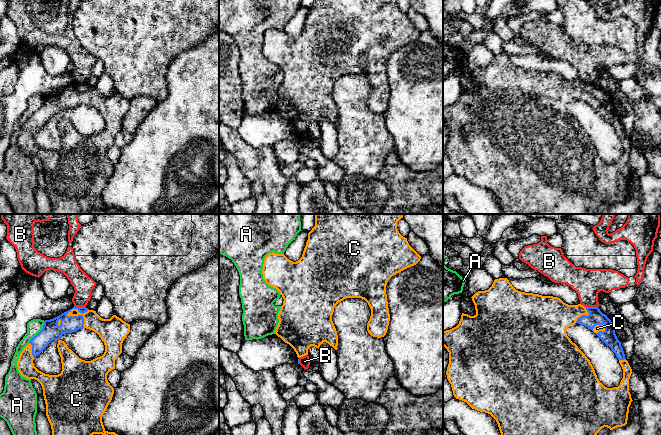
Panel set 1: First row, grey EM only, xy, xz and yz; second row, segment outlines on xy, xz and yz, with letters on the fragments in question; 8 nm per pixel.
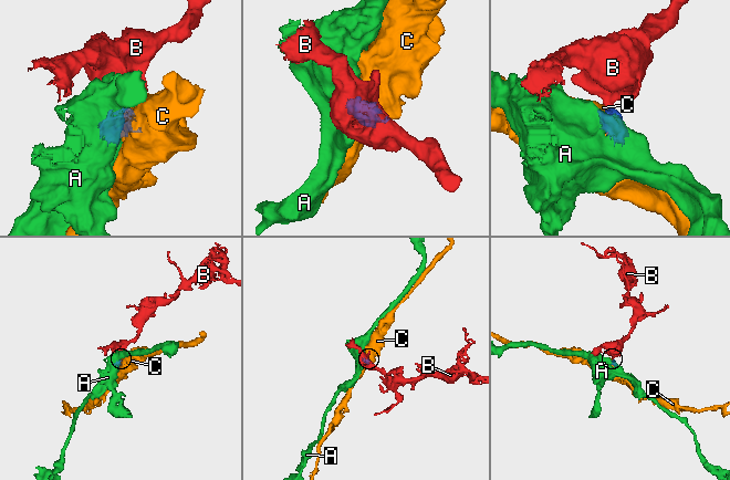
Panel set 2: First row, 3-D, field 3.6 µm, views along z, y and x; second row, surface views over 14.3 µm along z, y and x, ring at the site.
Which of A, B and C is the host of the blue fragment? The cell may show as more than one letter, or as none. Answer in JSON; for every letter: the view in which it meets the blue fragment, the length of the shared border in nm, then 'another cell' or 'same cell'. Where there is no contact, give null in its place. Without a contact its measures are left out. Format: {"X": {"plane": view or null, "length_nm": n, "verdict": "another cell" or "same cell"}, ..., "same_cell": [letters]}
{"A": {"plane": "xy", "length_nm": 220, "verdict": "another cell"}, "B": {"plane": "xy", "length_nm": 100, "verdict": "another cell"}, "C": {"plane": "xy", "length_nm": 190, "verdict": "same cell"}, "same_cell": ["C"]}

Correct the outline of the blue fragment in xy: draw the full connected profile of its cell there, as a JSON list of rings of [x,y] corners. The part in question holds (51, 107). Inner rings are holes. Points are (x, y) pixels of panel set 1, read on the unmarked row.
[[[74,82],[72,85],[53,95],[45,96],[42,106],[34,112],[29,120],[23,125],[17,137],[17,143],[23,153],[27,155],[35,155],[42,162],[46,180],[46,192],[52,205],[51,214],[90,214],[93,210],[102,210],[108,214],[126,214],[115,208],[106,207],[102,198],[102,192],[114,170],[114,164],[108,158],[107,151],[111,146],[115,145],[115,136],[122,129],[122,119],[129,108],[130,100],[126,99],[116,91],[113,91],[110,95],[103,95],[94,86],[89,86],[86,83]],[[82,104],[92,106],[99,111],[105,121],[105,128],[102,132],[91,137],[82,136],[68,124],[64,117],[60,115],[63,110],[75,108]],[[53,116],[58,117],[57,124],[62,139],[62,147],[58,151],[45,150],[39,147],[33,139],[34,134],[38,132]]]

